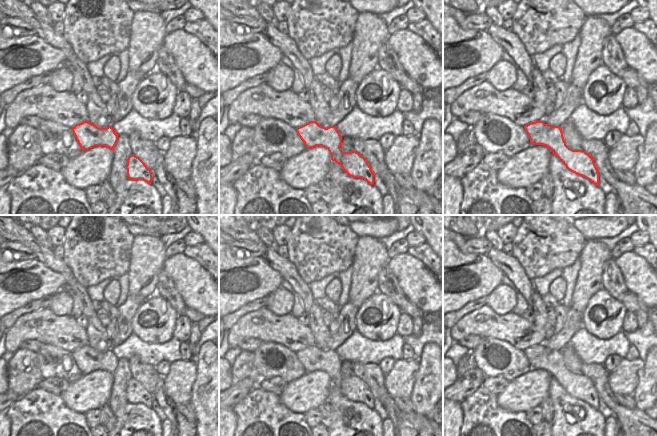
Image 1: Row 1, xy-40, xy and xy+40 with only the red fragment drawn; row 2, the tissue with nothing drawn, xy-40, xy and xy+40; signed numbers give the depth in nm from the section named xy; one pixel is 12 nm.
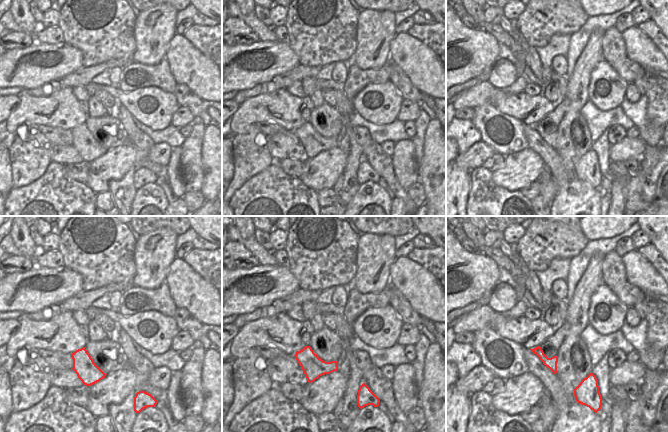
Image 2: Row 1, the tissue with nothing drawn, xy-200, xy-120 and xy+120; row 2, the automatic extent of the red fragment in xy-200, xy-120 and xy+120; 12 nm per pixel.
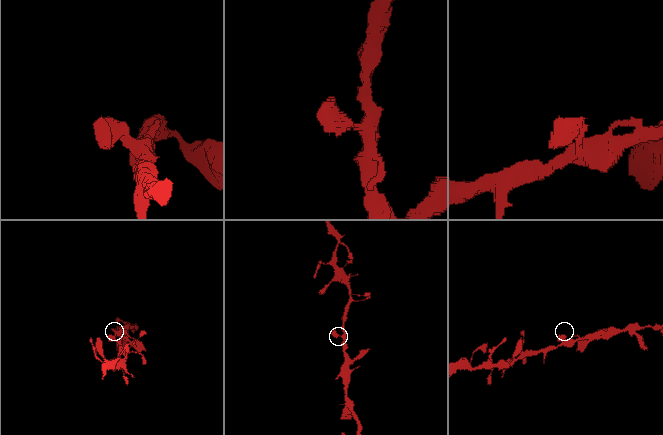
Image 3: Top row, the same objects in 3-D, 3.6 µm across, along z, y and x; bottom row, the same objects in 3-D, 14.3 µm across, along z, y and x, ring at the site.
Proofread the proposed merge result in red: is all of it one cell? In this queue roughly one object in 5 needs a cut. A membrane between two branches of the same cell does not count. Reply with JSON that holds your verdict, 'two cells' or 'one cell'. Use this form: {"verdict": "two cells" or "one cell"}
{"verdict": "one cell"}

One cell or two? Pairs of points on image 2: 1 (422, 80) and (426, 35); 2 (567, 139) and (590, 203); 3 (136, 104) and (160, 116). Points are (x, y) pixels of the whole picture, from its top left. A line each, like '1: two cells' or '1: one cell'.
1: two cells
2: two cells
3: one cell

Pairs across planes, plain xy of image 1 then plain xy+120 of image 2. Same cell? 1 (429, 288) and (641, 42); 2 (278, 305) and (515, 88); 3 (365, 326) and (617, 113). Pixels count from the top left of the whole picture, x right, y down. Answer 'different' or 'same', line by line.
1: same
2: different
3: different

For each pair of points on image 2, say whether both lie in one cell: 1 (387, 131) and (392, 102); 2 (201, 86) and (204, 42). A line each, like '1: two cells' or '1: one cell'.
1: two cells
2: two cells

